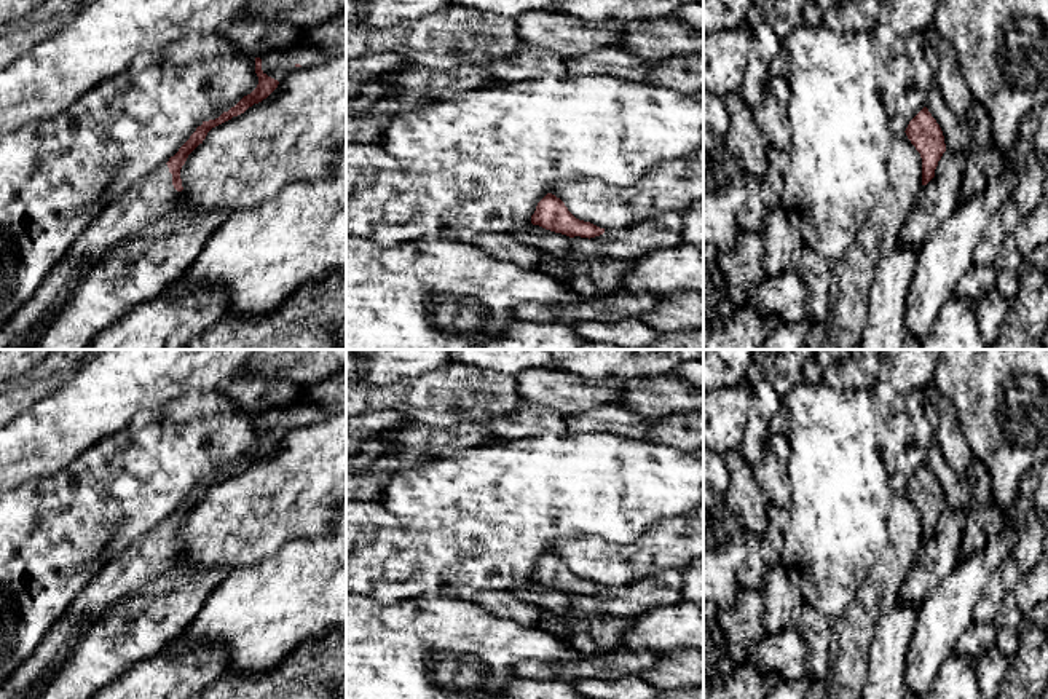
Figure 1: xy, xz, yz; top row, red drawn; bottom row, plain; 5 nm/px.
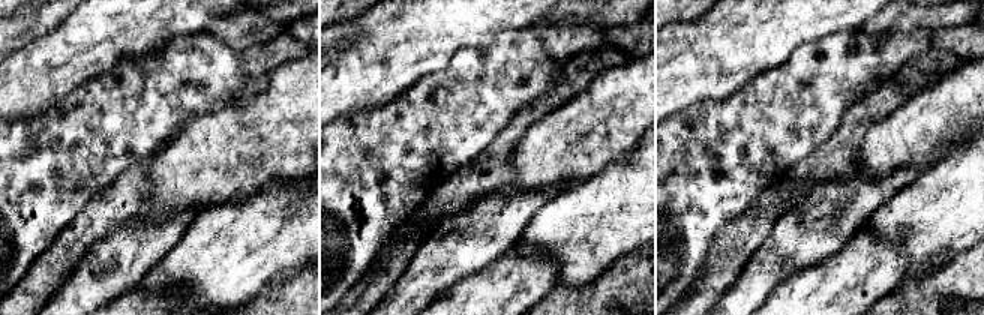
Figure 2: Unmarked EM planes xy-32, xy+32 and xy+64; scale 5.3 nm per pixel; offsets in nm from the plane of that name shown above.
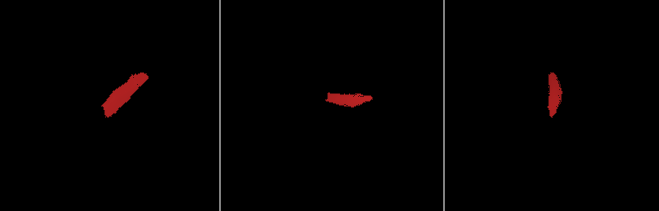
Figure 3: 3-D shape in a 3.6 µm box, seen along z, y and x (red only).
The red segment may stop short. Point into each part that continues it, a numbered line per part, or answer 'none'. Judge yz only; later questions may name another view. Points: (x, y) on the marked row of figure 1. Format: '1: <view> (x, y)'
none

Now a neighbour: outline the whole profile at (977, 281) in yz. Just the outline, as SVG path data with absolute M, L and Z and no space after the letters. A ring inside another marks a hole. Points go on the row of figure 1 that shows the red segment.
M971 265L957 282L955 297L965 298L978 306L981 298L997 287L997 271L994 265Z

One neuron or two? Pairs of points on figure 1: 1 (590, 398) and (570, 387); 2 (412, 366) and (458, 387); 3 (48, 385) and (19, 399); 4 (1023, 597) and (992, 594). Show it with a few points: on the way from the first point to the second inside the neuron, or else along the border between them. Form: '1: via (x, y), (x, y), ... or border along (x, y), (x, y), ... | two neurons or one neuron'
1: via (586, 394), (575, 391) | one neuron
2: border along (447, 366), (428, 371), (420, 377) | two neurons
3: via (42, 387), (31, 388), (26, 393) | one neuron
4: border along (1023, 578), (1012, 589) | two neurons

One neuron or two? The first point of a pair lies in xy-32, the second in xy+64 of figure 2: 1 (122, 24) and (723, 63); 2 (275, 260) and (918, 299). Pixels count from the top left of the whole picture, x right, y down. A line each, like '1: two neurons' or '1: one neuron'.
1: one neuron
2: two neurons

